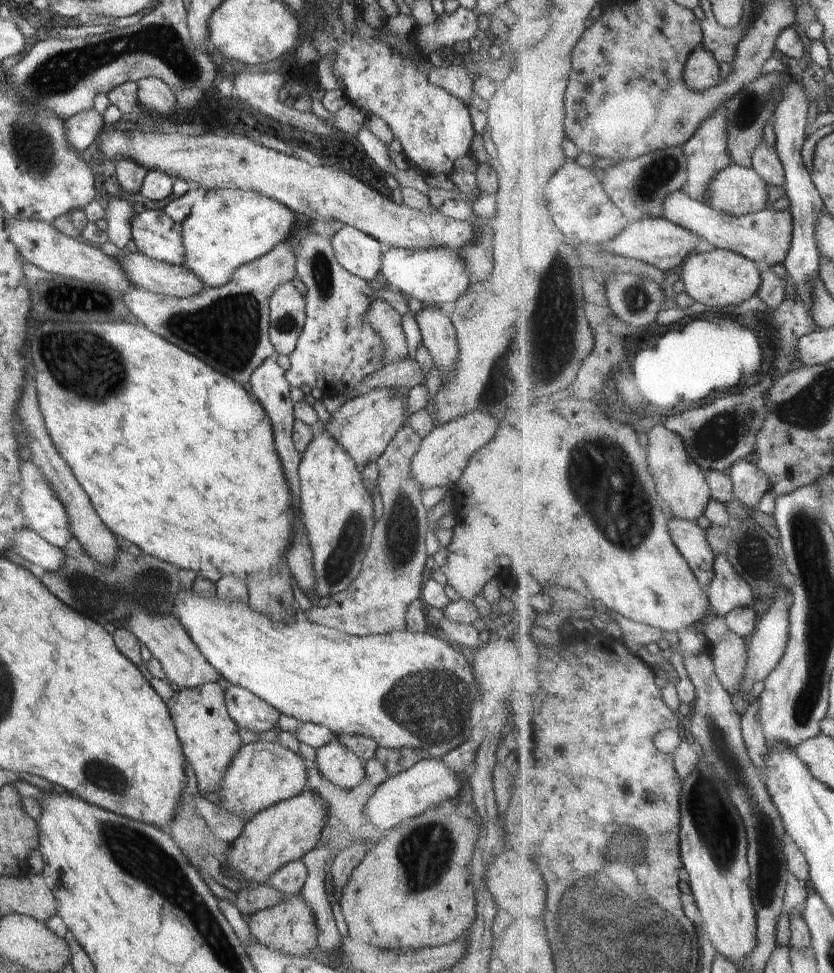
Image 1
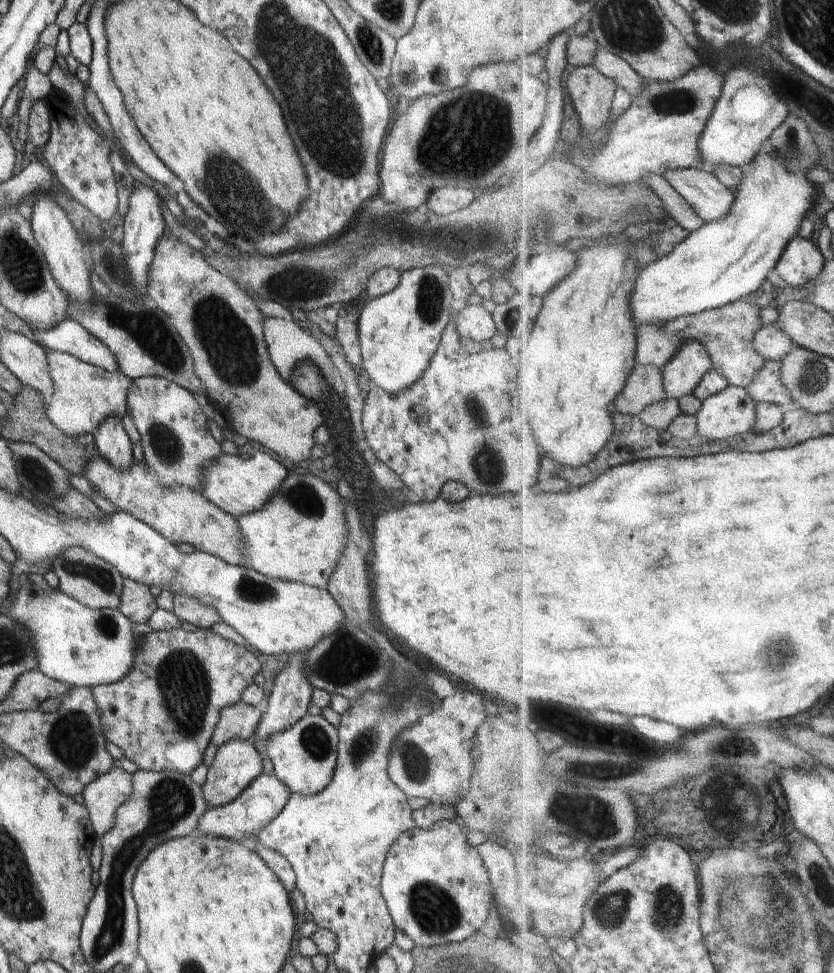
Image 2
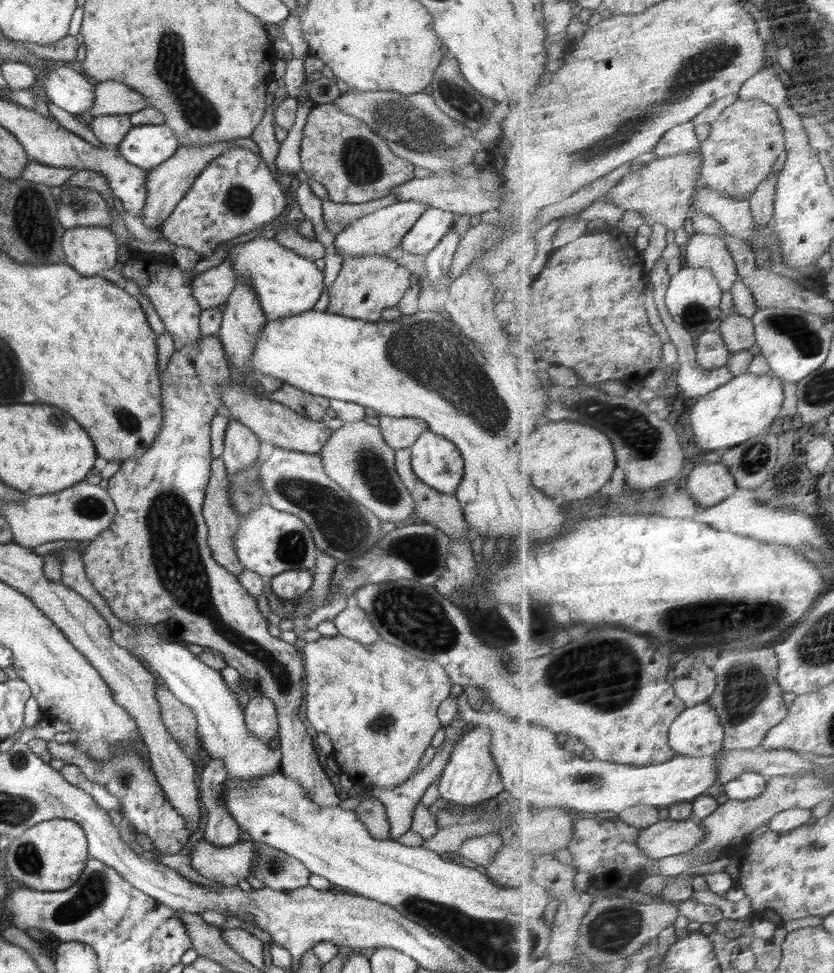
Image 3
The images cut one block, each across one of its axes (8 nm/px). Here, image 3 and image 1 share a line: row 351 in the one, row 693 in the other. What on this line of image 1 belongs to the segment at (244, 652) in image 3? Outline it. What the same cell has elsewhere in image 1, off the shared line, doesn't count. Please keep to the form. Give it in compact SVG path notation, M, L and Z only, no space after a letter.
M208 682L194 688L177 688L166 706L174 722L185 760L192 765L197 776L199 794L203 797L208 792L216 792L224 778L224 772L232 758L243 745L238 735L239 726L230 718L225 705L225 685L222 682Z

